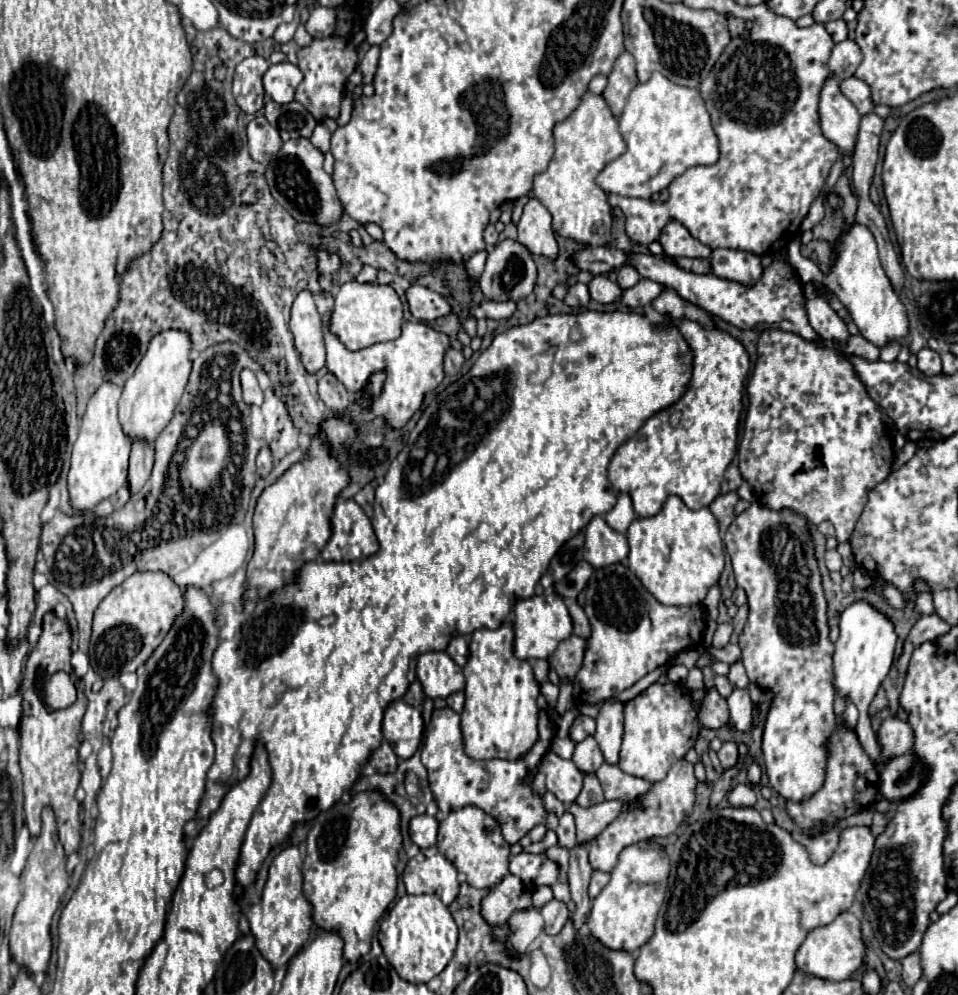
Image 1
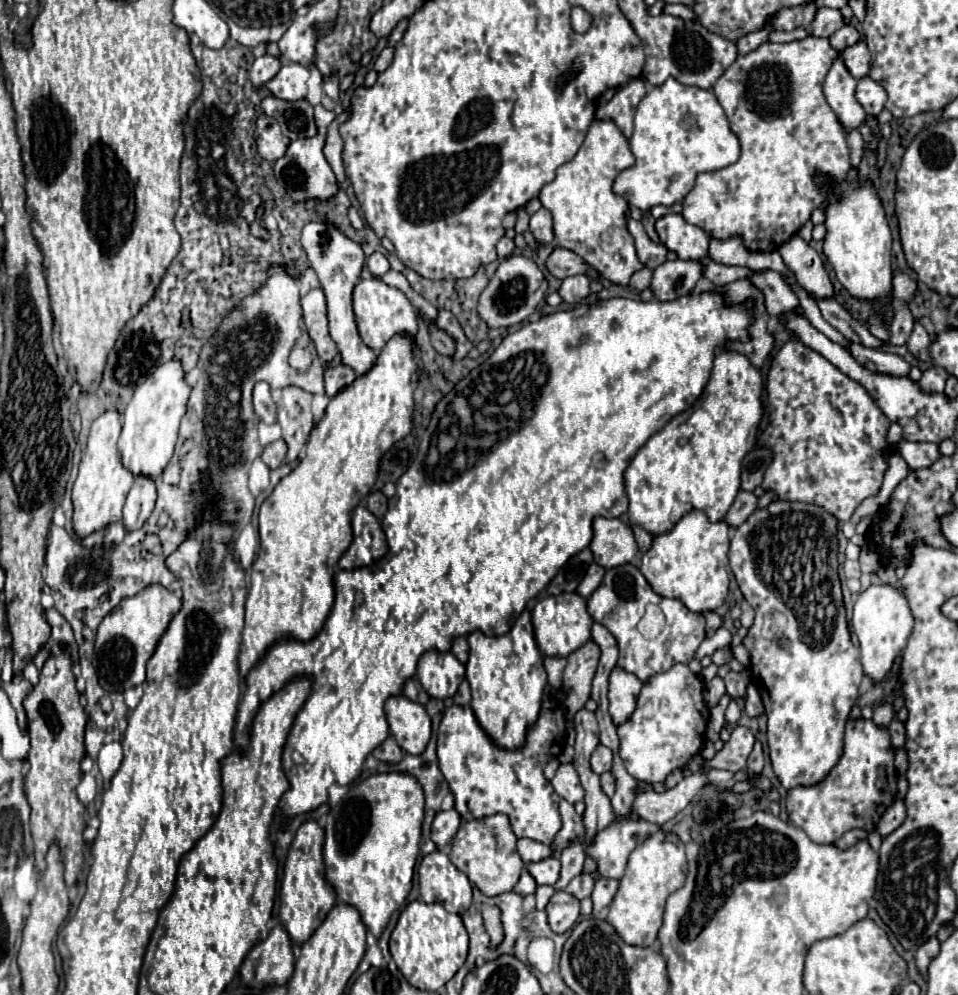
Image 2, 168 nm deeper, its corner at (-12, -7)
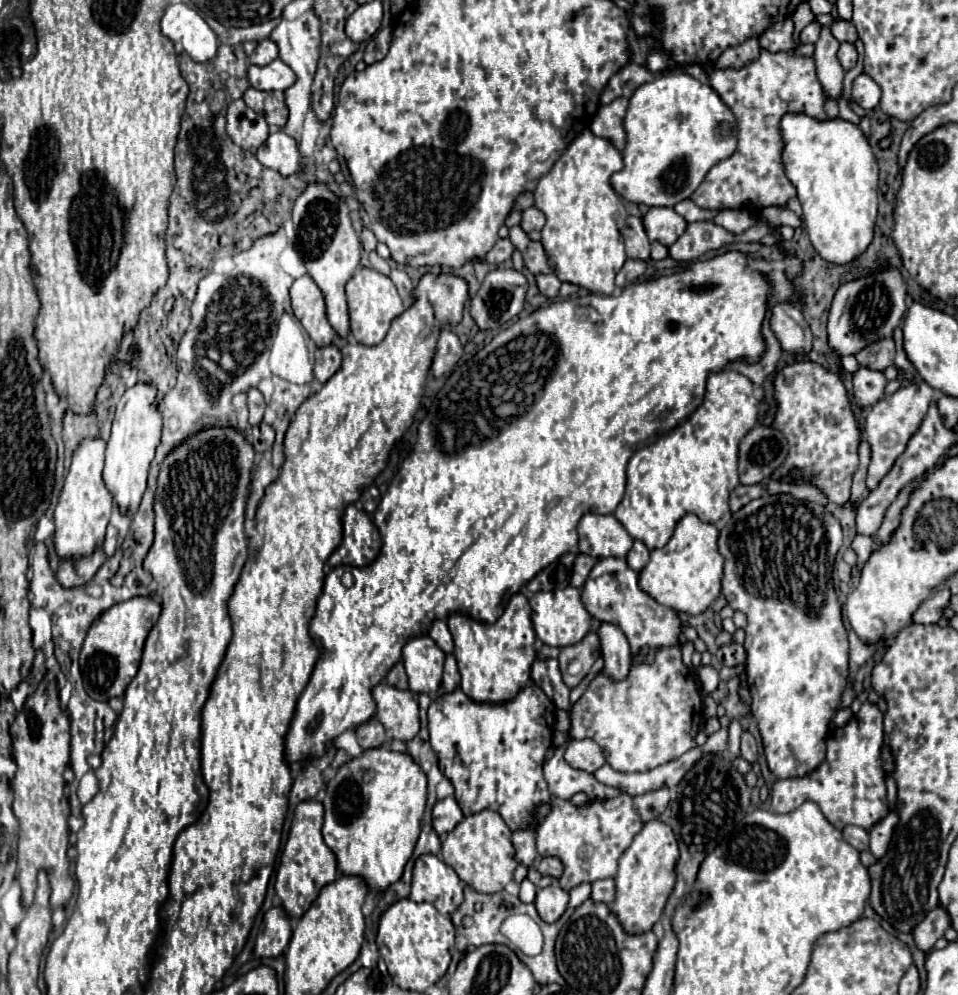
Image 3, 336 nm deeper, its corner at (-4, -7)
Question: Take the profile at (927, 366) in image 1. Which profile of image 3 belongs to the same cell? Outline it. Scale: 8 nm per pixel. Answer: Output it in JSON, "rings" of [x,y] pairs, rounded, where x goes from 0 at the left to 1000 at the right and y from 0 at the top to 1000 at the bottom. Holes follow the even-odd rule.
{"rings":[[[958,384],[958,386],[939,390],[937,394],[921,400],[914,408],[908,410],[908,418],[904,418],[904,428],[902,428],[902,436],[908,446],[908,466],[906,466],[906,478],[904,478],[906,492],[912,492],[916,488],[916,484],[933,468],[935,460],[944,454],[948,442],[960,430],[973,402],[975,402],[975,392],[967,384]]]}

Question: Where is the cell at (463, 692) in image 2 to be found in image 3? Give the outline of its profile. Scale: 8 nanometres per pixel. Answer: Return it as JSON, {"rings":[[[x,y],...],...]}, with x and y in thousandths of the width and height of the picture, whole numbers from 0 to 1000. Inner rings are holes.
{"rings":[[[472,657],[466,659],[466,665],[463,665],[463,681],[461,681],[461,687],[463,687],[463,693],[466,695],[472,695],[480,685],[480,675],[478,675],[478,669],[476,669],[476,663]]]}

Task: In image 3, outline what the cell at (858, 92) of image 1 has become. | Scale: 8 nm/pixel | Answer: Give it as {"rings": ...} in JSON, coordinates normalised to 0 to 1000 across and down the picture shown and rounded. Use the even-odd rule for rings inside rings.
{"rings":[[[898,74],[894,80],[891,80],[891,86],[889,86],[889,98],[904,111],[910,111],[912,107],[916,107],[916,101],[919,101],[919,86],[906,76],[906,74]]]}

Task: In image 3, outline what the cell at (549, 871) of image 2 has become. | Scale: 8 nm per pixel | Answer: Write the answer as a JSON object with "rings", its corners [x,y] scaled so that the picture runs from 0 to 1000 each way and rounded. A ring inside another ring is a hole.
{"rings":[[[578,860],[566,862],[566,864],[559,868],[559,872],[564,874],[564,878],[568,878],[568,880],[576,880],[578,884],[582,884],[582,882],[587,880],[587,876],[589,876],[587,866],[585,866],[582,862],[578,862]]]}

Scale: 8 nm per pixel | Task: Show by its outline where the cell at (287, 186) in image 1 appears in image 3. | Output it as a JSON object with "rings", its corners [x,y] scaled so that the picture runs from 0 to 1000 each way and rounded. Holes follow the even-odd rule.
{"rings":[[[286,131],[280,137],[280,141],[267,151],[267,159],[273,167],[296,177],[303,177],[315,169],[315,157],[307,139],[301,139],[294,131]]]}

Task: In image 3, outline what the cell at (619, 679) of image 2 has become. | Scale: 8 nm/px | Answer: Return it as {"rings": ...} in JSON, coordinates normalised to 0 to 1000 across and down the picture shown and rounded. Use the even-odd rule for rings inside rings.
{"rings":[[[626,625],[624,639],[628,643],[628,659],[630,659],[630,675],[637,681],[653,681],[658,673],[658,647],[651,639],[651,635],[637,625]]]}

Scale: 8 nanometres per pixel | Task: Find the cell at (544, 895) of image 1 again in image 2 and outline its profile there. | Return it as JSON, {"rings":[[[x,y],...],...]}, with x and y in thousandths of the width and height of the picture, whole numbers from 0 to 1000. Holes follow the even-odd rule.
{"rings":[[[562,890],[562,894],[559,894],[559,915],[568,915],[570,913],[570,909],[572,909],[572,905],[578,901],[578,892],[576,890]]]}

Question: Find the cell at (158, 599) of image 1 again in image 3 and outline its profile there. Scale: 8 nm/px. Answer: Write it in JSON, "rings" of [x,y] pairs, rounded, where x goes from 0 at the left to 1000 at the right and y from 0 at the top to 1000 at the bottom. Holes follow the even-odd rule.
{"rings":[[[142,599],[132,605],[123,605],[121,609],[113,611],[100,625],[96,625],[90,643],[84,653],[84,675],[88,683],[88,693],[94,702],[111,706],[119,699],[127,699],[136,683],[142,679],[148,651],[154,635],[163,627],[167,619],[167,607],[157,599]]]}

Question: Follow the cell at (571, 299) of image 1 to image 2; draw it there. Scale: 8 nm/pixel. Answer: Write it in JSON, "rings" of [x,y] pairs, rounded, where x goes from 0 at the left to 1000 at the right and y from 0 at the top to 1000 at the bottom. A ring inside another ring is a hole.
{"rings":[[[610,275],[589,279],[589,283],[587,283],[582,293],[585,293],[585,297],[589,299],[591,306],[603,306],[603,304],[608,304],[610,299],[614,299],[618,295],[616,279],[610,277]]]}

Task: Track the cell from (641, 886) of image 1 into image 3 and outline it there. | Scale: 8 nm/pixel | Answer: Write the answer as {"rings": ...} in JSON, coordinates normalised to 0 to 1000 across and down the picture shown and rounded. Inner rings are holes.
{"rings":[[[678,824],[672,828],[672,832],[664,838],[662,846],[658,848],[658,852],[647,860],[647,868],[645,868],[645,878],[643,878],[643,905],[639,907],[639,917],[645,921],[645,925],[649,927],[651,935],[656,939],[670,939],[670,937],[676,937],[687,925],[689,925],[689,919],[695,911],[695,905],[704,892],[704,886],[706,886],[706,876],[704,876],[704,870],[706,870],[706,864],[708,864],[708,846],[706,846],[706,840],[701,836],[701,832],[691,826],[691,824]]]}

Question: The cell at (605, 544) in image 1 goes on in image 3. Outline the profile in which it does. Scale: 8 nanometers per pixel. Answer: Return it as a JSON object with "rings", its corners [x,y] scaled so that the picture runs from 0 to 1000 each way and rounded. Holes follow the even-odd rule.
{"rings":[[[610,517],[603,527],[603,551],[608,557],[618,557],[620,561],[633,561],[633,559],[643,559],[643,561],[653,561],[656,553],[660,551],[660,541],[651,533],[651,529],[641,521],[641,517]]]}

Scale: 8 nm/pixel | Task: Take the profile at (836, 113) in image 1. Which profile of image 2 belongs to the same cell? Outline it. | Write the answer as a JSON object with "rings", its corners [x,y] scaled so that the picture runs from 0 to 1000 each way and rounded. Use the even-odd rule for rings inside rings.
{"rings":[[[875,58],[860,80],[860,96],[883,133],[896,131],[904,123],[904,113],[891,98],[891,90],[894,80],[885,74],[879,58]]]}

